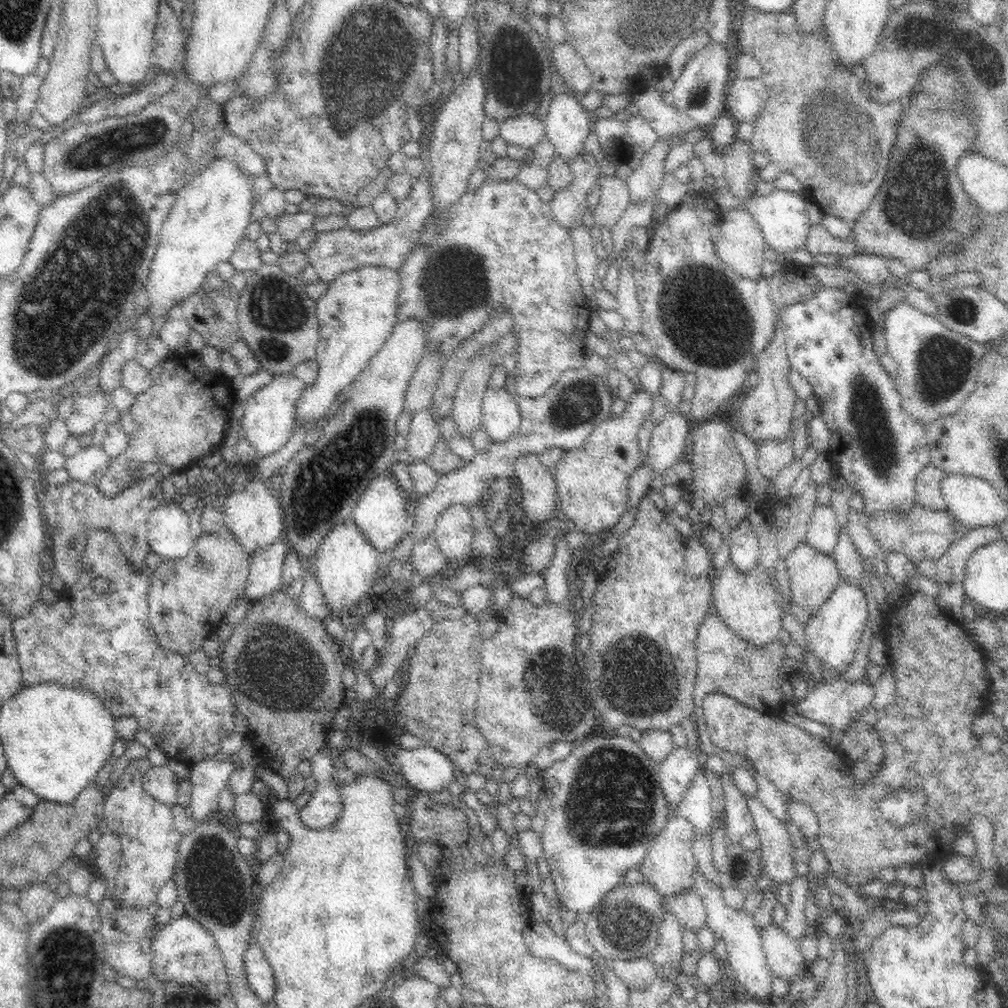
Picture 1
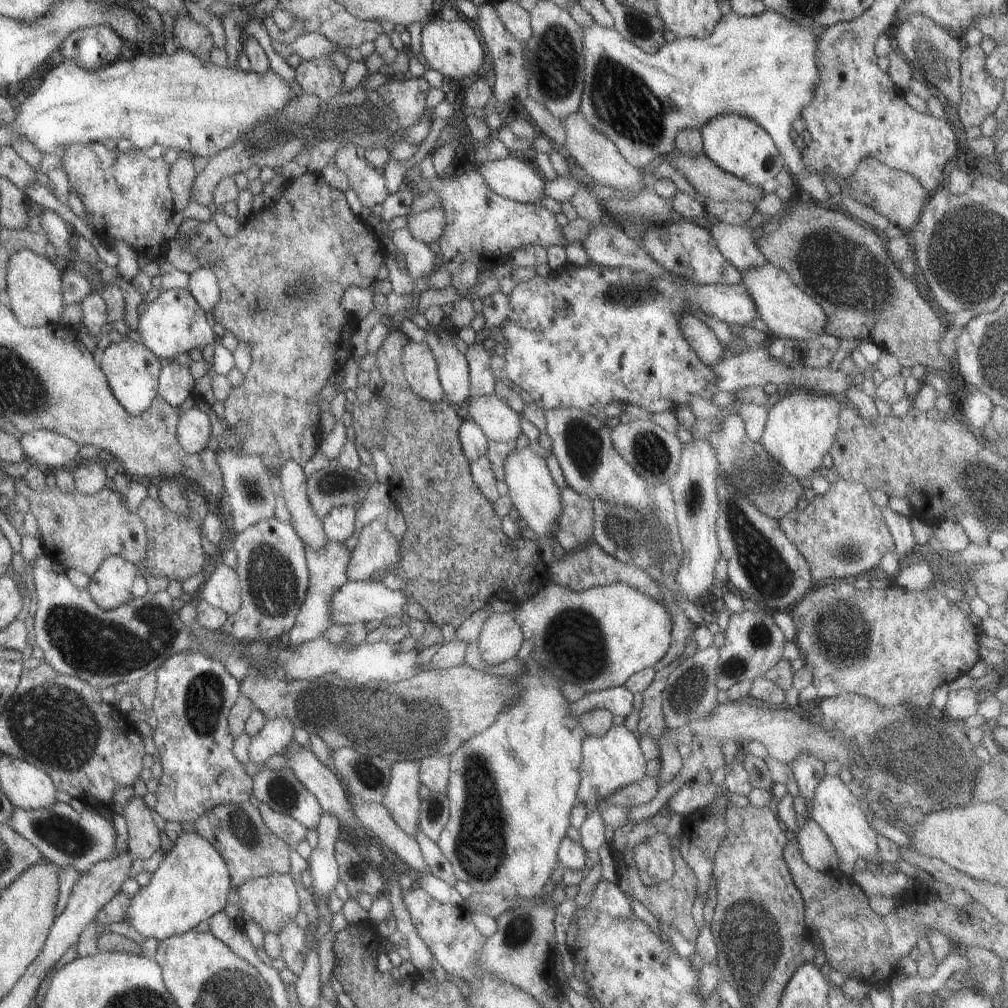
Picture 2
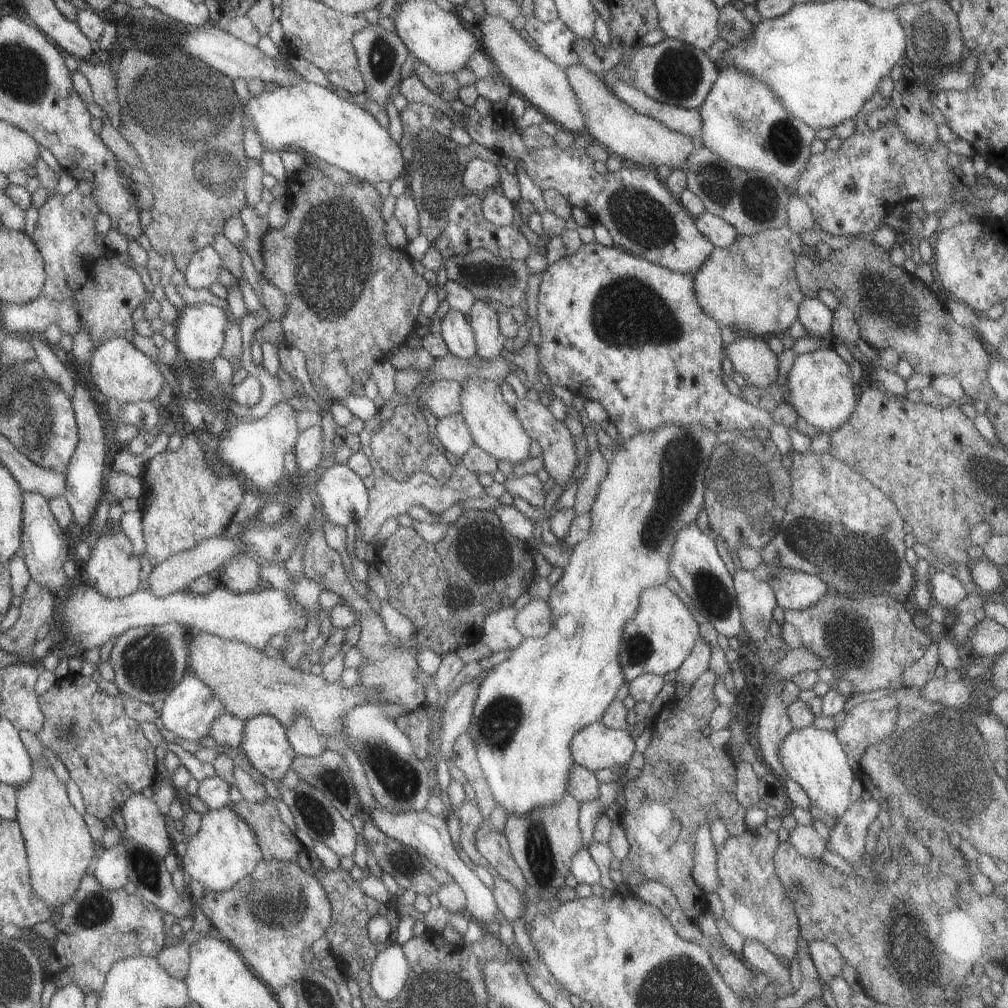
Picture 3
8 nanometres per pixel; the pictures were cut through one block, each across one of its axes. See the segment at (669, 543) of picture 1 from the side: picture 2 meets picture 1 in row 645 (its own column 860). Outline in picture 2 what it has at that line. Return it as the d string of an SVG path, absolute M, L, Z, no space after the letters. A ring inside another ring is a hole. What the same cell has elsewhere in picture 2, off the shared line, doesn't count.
M849 576L846 579L835 579L833 584L823 584L819 588L813 588L787 610L794 624L794 638L792 640L795 641L797 648L799 648L799 652L801 652L799 656L804 664L812 668L811 685L815 687L817 701L837 696L837 694L853 693L854 695L861 695L869 700L873 700L879 706L891 707L895 706L895 704L913 704L913 706L919 706L919 708L928 708L931 703L931 694L933 694L933 690L937 686L948 683L958 676L967 673L975 662L980 659L978 650L980 647L979 638L982 634L979 634L978 628L971 624L967 614L963 614L955 603L948 601L945 595L935 590L934 587L929 590L923 590L923 592L911 592L891 583L890 586L884 589L868 588L859 590L853 587L857 580L858 577Z

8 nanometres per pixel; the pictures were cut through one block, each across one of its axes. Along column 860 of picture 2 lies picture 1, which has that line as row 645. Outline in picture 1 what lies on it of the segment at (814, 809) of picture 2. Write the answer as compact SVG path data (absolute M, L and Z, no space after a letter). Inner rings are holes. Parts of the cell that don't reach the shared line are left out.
M841 580L828 600L823 603L819 613L816 613L814 618L810 618L805 627L810 651L805 654L804 672L806 672L807 666L808 672L819 682L822 682L822 674L820 674L822 666L843 673L852 664L864 632L868 631L868 619L870 618L868 599L866 599L866 593L860 583L861 580L858 582Z

